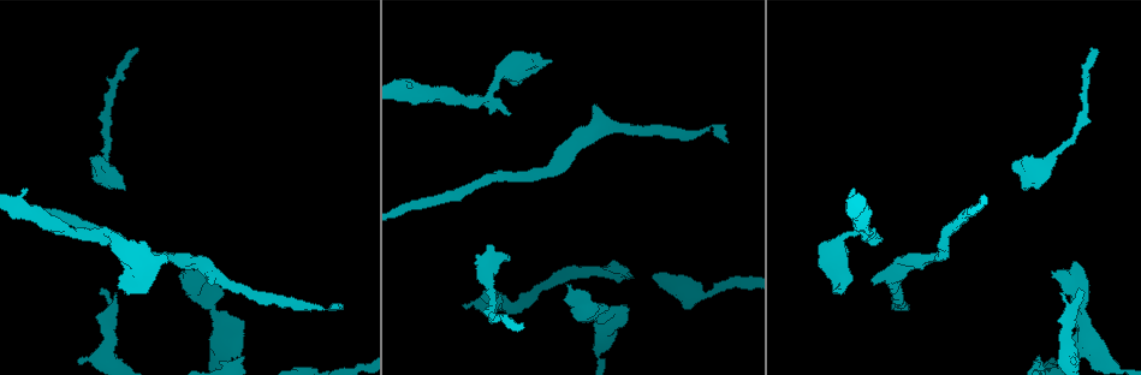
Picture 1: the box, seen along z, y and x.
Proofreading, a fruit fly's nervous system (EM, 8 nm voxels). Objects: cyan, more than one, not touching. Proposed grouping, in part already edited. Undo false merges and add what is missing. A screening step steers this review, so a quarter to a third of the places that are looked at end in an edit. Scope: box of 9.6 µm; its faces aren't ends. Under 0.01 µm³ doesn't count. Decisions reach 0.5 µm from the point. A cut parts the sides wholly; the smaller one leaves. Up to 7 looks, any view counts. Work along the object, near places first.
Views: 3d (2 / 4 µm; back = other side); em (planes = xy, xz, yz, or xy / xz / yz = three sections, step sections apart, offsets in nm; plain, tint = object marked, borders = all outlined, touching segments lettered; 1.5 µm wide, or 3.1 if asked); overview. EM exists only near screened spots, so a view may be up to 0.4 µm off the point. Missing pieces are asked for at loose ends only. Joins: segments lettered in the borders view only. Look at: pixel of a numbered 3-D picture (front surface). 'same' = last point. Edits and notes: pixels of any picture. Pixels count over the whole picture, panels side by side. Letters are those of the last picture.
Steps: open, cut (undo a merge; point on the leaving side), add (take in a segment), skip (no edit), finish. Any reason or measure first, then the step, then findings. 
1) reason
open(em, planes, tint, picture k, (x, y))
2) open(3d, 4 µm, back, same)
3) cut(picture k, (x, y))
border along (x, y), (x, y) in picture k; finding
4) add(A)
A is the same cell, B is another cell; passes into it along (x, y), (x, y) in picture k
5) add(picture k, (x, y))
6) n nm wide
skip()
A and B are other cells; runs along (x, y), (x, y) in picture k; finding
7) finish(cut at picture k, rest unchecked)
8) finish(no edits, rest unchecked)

free end
open(em, planes, plain, picture 1, (123, 236))

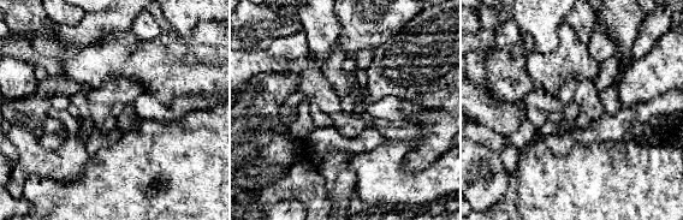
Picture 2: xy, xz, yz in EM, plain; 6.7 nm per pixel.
open(em, planes, borders, same)

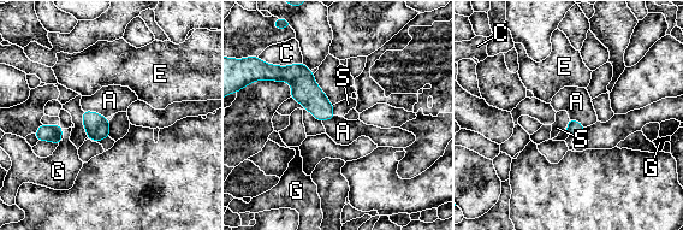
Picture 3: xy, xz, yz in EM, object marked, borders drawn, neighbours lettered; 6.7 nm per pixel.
C touches over 200 nm
add(A)
A is the same cell, C, E, G and S are other cells; passes into it along (98, 128), (94, 112), (110, 100) in picture 3; it goes on there

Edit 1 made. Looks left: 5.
open(overview)

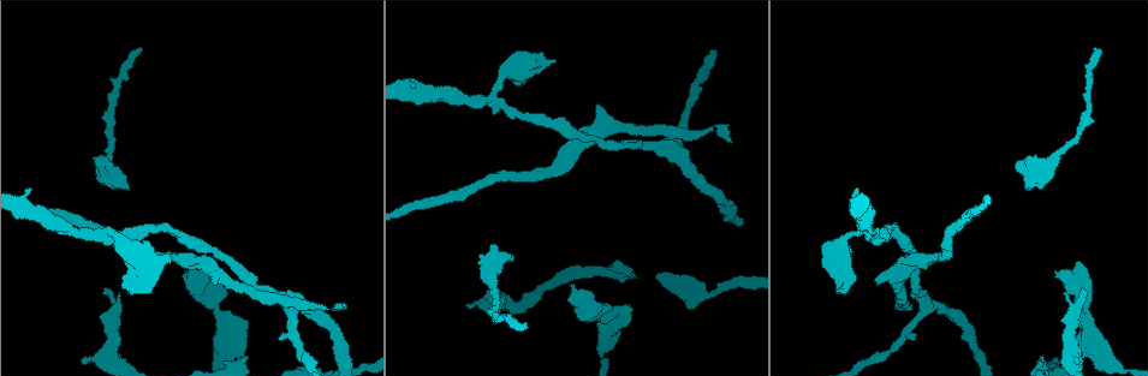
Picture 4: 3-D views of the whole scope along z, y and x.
free end
open(em, planes, tint, picture 4, (216, 283))

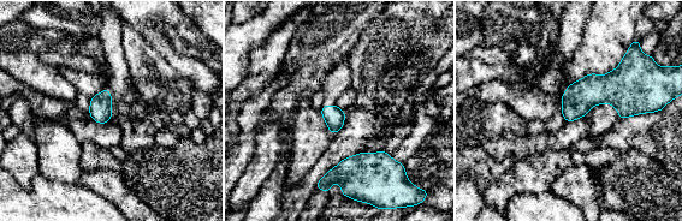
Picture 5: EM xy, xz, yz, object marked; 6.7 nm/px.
open(em, planes, borders, same)

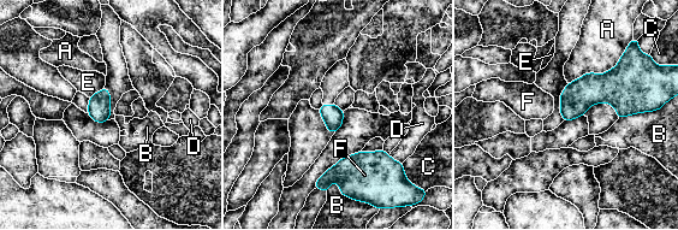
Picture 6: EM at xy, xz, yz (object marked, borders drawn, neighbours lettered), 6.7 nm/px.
A touches over 440 nm
add(F)
F is the same cell, A, B, C, D and E are other cells; it goes on there

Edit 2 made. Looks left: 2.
an open end
open(em, planes, borders, picture 4, (185, 273))

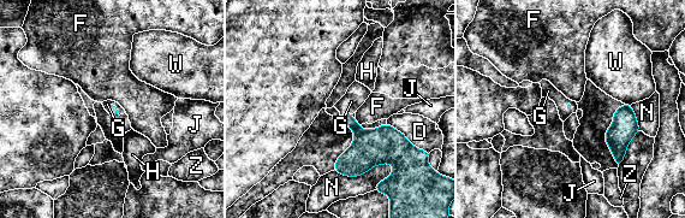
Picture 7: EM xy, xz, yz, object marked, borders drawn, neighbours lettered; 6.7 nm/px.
add(G)
G is the same cell, D, F, H, J, N, W and Z are other cells; passes into it along (367, 142), (347, 111), (357, 93) in picture 7; it goes on there

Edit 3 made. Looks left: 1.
finish(add at picture 3, add at picture 6, add at picture 7, rest unchecked)

